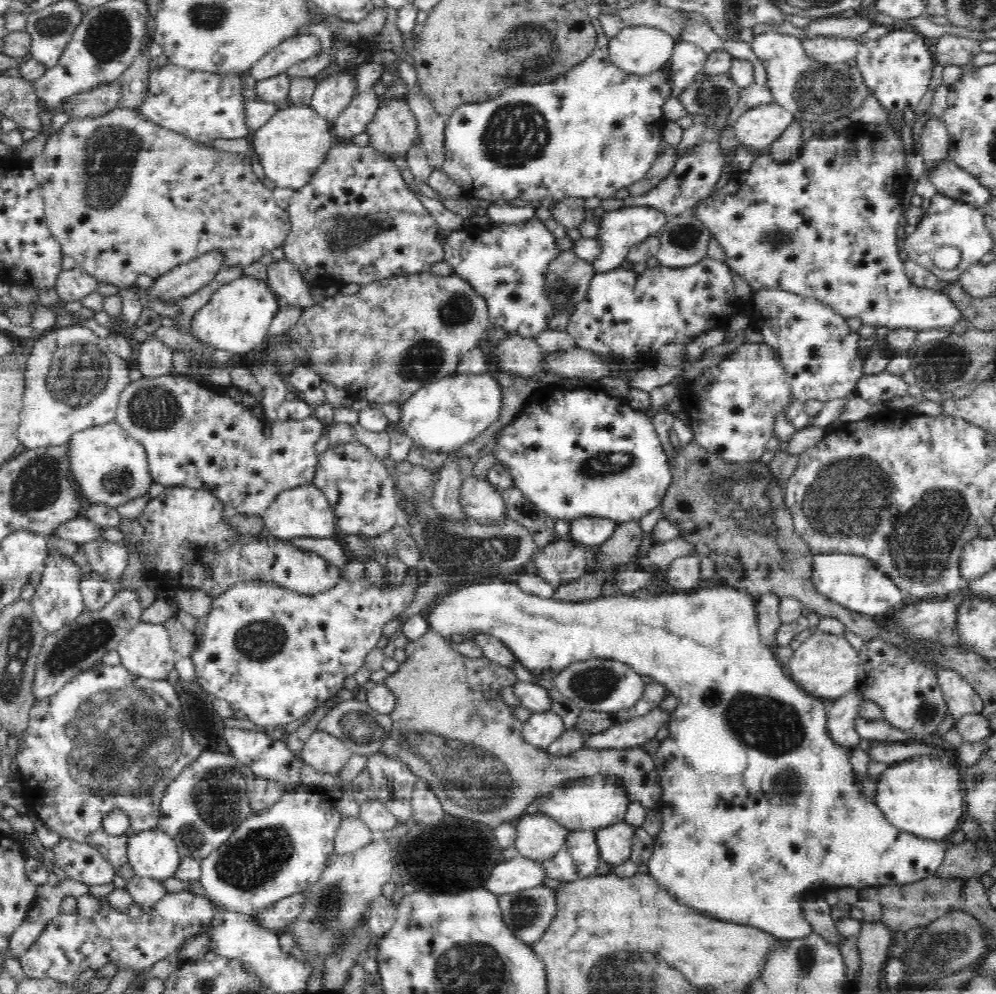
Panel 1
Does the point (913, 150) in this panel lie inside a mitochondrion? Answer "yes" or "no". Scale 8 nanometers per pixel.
no

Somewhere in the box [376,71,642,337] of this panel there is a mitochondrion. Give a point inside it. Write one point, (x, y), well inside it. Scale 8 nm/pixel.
(515, 135)

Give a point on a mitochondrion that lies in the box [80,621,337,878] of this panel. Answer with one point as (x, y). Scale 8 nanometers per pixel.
(216, 800)

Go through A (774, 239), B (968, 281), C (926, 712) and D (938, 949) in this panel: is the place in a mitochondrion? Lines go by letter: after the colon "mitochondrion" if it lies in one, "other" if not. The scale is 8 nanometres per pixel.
A: mitochondrion
B: other
C: mitochondrion
D: mitochondrion

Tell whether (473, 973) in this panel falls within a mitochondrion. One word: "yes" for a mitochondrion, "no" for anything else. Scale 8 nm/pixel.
yes

